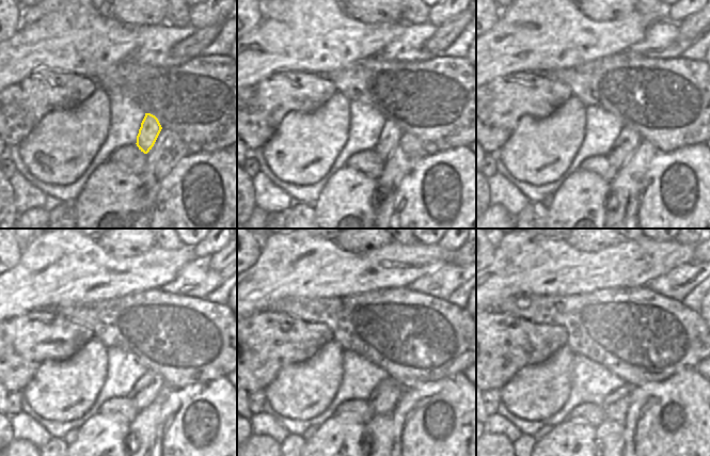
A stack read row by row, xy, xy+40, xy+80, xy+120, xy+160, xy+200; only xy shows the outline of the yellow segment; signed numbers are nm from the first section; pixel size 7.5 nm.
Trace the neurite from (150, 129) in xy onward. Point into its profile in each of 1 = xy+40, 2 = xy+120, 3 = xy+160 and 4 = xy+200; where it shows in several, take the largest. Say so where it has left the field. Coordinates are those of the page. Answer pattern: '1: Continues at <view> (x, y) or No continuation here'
1: Continues at xy+40 (391, 134)
2: Continues at xy+120 (145, 390)
3: Continues at xy+160 (383, 398)
4: Continues at xy+200 (616, 405)

